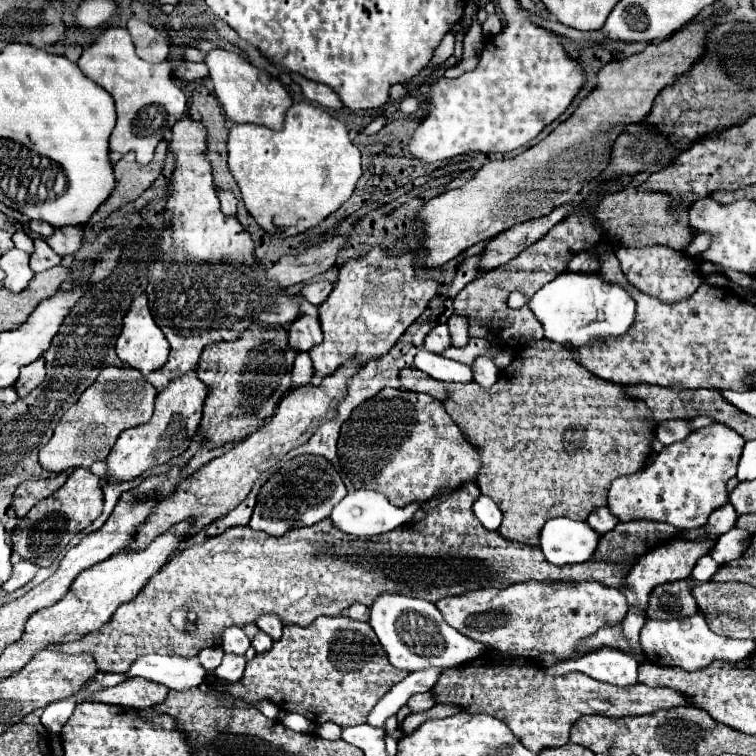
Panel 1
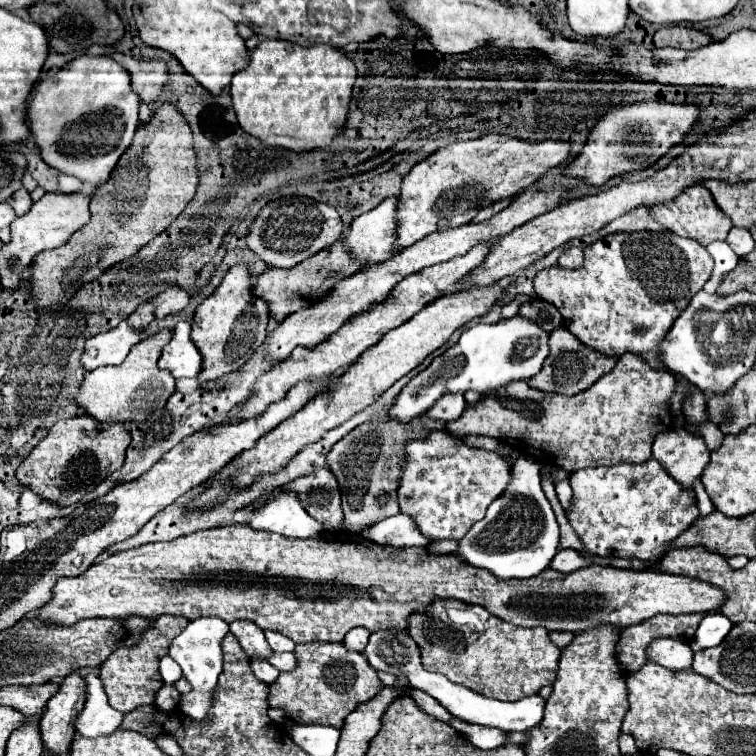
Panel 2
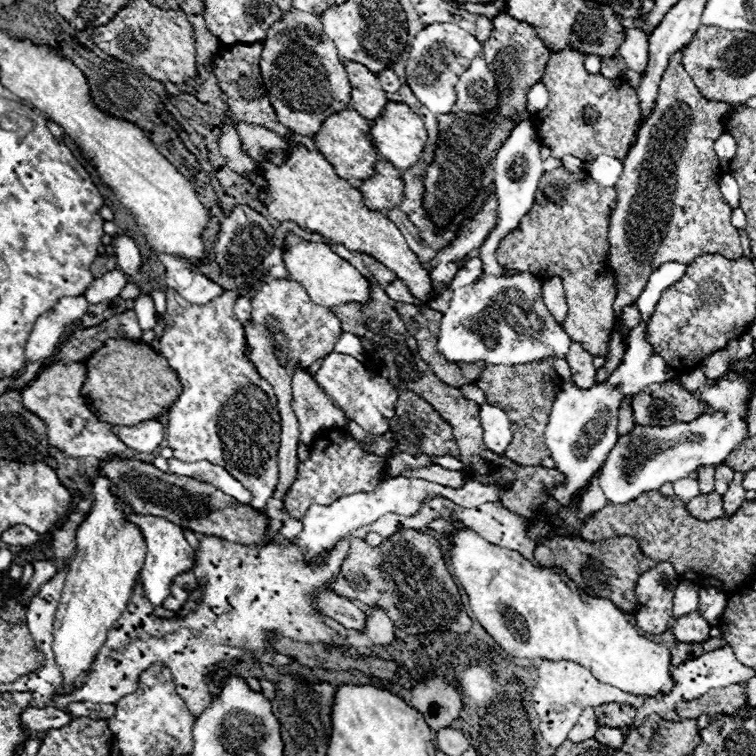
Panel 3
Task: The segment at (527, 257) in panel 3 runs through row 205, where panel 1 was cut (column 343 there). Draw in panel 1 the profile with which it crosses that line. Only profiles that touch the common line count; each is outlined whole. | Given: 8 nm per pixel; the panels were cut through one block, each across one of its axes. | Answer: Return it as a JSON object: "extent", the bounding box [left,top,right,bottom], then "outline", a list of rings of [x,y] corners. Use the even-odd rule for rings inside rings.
{"extent":[48,482,608,674],"outline":[[[468,482],[468,484],[462,484],[458,490],[450,493],[442,493],[438,496],[427,501],[422,510],[426,512],[426,516],[418,522],[412,522],[412,524],[406,524],[406,526],[400,526],[392,532],[388,532],[388,542],[386,540],[372,540],[372,538],[356,538],[356,536],[350,536],[350,534],[344,534],[340,532],[338,528],[332,526],[332,522],[326,518],[310,528],[294,528],[294,530],[288,530],[284,536],[270,536],[266,532],[254,532],[250,526],[236,526],[236,528],[228,528],[226,532],[222,532],[220,536],[214,536],[214,538],[208,538],[204,544],[200,546],[192,546],[192,548],[186,548],[186,550],[180,550],[148,584],[144,590],[140,590],[140,594],[132,600],[132,602],[126,602],[122,604],[116,614],[110,618],[110,622],[106,622],[100,630],[96,632],[90,632],[86,634],[84,638],[80,640],[74,640],[74,642],[66,642],[66,644],[50,644],[48,648],[54,650],[54,652],[66,652],[66,654],[90,654],[94,656],[96,660],[96,666],[100,672],[114,672],[114,674],[122,674],[124,670],[128,670],[128,666],[138,658],[138,656],[144,656],[144,654],[150,654],[150,652],[156,652],[156,654],[168,654],[168,656],[182,656],[182,658],[192,658],[196,656],[202,648],[208,648],[208,646],[220,646],[222,644],[222,632],[230,626],[246,626],[246,624],[254,624],[258,620],[258,616],[262,614],[276,614],[282,618],[282,624],[284,626],[310,626],[318,616],[326,614],[326,616],[344,616],[346,610],[354,604],[354,602],[360,602],[364,606],[372,606],[374,604],[374,598],[378,598],[378,594],[386,594],[386,592],[394,592],[394,594],[406,594],[406,596],[414,596],[414,598],[424,598],[424,600],[430,600],[430,602],[438,602],[446,596],[458,596],[458,594],[466,594],[466,592],[472,592],[472,590],[478,590],[478,588],[506,588],[506,586],[512,586],[512,584],[518,584],[518,582],[528,582],[528,580],[538,580],[538,582],[560,582],[560,580],[574,580],[574,582],[580,582],[580,580],[596,580],[596,568],[604,570],[608,562],[598,562],[598,560],[590,560],[590,562],[582,562],[582,566],[554,566],[546,560],[532,560],[532,546],[528,544],[520,544],[520,542],[510,542],[506,538],[502,538],[498,532],[490,532],[486,530],[484,526],[480,526],[478,518],[474,516],[472,512],[472,504],[474,500],[480,496],[480,488],[476,486],[476,482]],[[176,606],[182,606],[190,612],[196,614],[196,628],[194,632],[178,632],[170,626],[168,622],[168,616],[170,612],[176,608]]]}

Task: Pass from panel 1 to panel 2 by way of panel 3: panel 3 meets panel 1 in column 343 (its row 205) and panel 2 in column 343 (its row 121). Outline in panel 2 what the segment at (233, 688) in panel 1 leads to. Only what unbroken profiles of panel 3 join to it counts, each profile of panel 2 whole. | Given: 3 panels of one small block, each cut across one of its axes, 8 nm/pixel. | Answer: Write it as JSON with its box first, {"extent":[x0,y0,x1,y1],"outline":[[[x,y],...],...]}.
{"extent":[268,644,382,730],"outline":[[[300,644],[294,654],[298,666],[292,672],[280,674],[278,680],[270,684],[268,706],[282,708],[296,724],[322,724],[340,730],[346,716],[358,704],[374,698],[382,688],[382,682],[376,676],[376,670],[370,668],[366,656],[360,652],[348,652],[342,644]]]}

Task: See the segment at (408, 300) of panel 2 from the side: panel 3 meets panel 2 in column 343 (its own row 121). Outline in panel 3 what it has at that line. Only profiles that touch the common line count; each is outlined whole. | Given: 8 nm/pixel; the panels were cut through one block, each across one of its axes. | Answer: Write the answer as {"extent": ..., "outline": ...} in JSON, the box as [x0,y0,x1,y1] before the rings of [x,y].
{"extent":[314,110,380,180],"outline":[[[346,110],[346,112],[338,112],[338,116],[330,116],[330,120],[326,120],[326,124],[322,124],[322,132],[318,132],[318,136],[314,138],[318,150],[322,152],[322,156],[334,166],[336,174],[344,180],[366,180],[370,176],[374,176],[374,168],[376,162],[380,160],[380,154],[372,142],[370,136],[370,122],[360,116],[356,110]]]}

